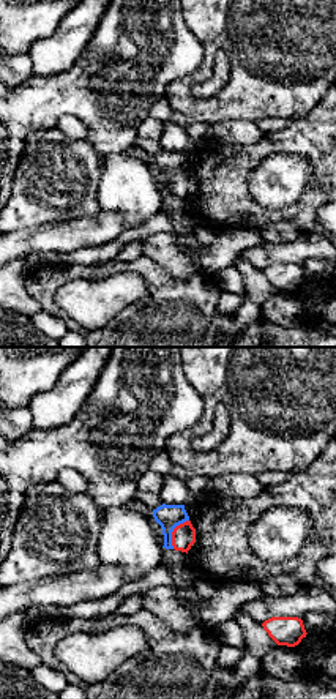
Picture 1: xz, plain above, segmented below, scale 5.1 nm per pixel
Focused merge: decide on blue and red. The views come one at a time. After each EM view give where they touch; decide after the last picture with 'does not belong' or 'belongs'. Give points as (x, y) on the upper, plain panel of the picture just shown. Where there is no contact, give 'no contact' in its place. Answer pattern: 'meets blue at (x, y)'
meets blue at (172, 177)

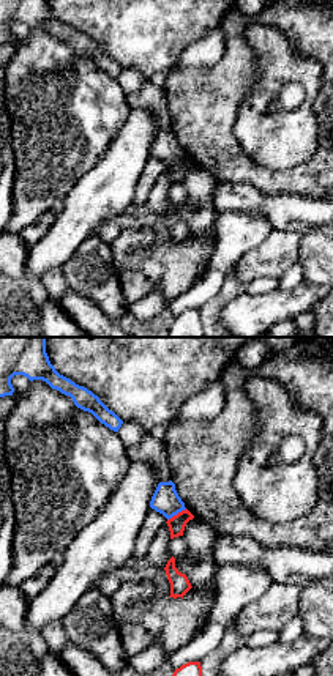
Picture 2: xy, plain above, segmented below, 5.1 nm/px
meets blue at (175, 161)

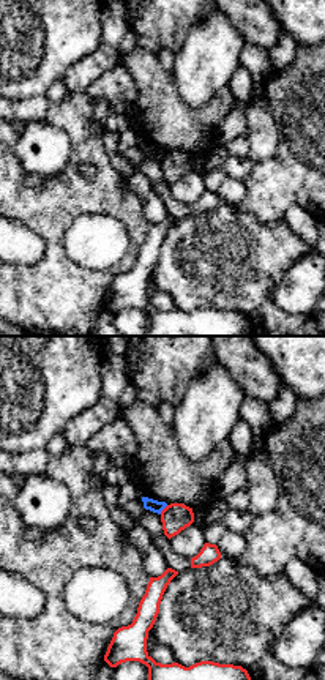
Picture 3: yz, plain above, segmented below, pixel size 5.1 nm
meets blue at (163, 155)

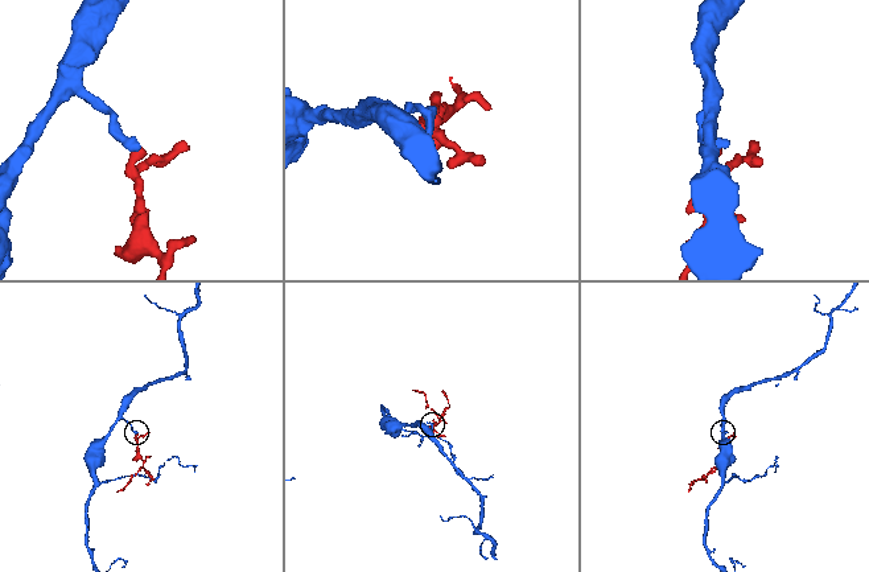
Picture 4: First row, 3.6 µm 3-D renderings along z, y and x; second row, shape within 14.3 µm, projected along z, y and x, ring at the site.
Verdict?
does not belong

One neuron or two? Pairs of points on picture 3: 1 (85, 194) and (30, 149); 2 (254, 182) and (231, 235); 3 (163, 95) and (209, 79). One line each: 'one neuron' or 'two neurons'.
1: two neurons
2: two neurons
3: two neurons

